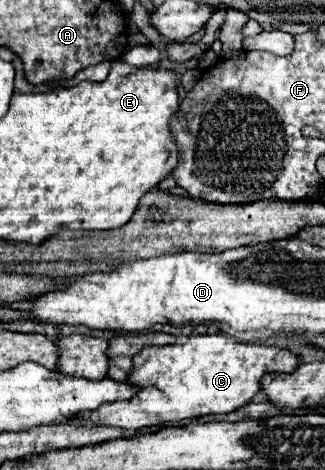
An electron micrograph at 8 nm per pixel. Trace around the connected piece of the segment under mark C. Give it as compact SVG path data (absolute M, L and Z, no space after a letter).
M193 335L183 345L147 347L139 351L127 377L127 383L139 387L131 401L115 401L93 413L81 411L75 419L137 431L209 413L231 413L261 391L261 377L265 373L291 373L297 365L299 359L287 349L237 343L225 335Z

